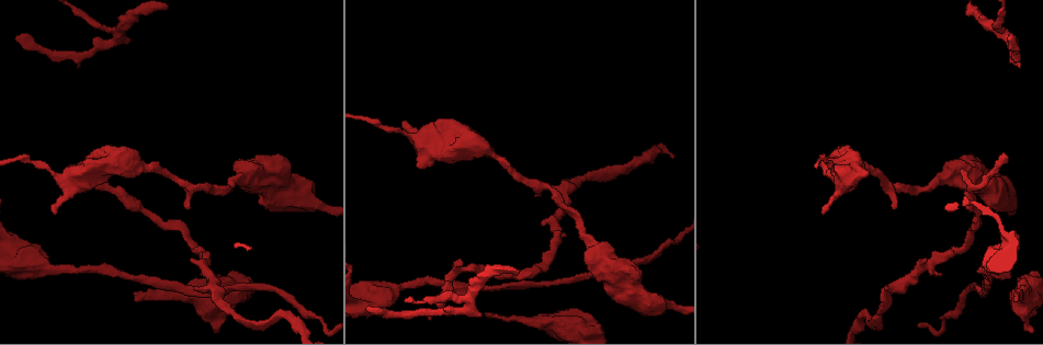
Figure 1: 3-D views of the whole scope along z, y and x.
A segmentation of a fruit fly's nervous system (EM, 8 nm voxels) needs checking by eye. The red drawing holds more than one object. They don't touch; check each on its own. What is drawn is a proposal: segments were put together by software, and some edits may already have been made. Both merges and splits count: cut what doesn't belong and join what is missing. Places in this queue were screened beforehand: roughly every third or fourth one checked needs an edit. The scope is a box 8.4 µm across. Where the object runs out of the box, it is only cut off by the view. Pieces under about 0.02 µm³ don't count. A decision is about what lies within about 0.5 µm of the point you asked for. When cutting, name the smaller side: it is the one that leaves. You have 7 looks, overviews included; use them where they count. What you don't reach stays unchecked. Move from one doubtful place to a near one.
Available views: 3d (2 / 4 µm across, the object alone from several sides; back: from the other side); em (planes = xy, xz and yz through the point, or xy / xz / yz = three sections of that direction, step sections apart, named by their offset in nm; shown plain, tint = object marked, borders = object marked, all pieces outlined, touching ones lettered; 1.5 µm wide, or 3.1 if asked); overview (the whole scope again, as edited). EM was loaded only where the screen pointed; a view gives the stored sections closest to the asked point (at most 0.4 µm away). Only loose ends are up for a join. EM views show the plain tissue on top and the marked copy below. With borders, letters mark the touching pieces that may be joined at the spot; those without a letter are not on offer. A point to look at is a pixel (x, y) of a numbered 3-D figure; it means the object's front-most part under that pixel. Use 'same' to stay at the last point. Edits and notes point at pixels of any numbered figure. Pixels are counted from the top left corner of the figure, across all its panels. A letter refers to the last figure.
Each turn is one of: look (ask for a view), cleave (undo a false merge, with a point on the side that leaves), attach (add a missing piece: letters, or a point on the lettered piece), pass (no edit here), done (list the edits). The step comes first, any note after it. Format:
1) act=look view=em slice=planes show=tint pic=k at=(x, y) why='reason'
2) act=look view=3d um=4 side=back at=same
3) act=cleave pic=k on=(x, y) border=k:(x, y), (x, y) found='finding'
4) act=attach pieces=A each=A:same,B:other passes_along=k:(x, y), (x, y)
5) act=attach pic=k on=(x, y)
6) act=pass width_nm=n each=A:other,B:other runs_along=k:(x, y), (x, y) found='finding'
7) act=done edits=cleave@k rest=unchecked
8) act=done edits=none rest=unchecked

act=look view=em slice=planes show=borders pic=1 at=(407, 123) why='branch stops here'

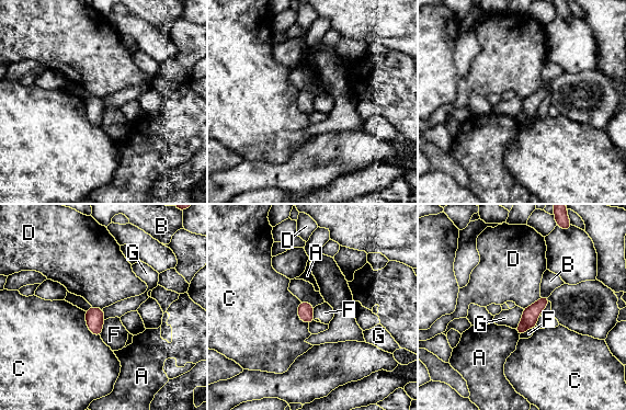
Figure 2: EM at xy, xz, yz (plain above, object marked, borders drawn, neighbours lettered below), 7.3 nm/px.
act=pass each=A:other,B:other,C:other,D:other,F:other,G:other border=2:(523, 309), (521, 321), (515, 329) found='none of them fits'

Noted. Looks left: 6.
act=look view=em slice=planes show=tint pic=1 at=(461, 258) why='branch stops here'

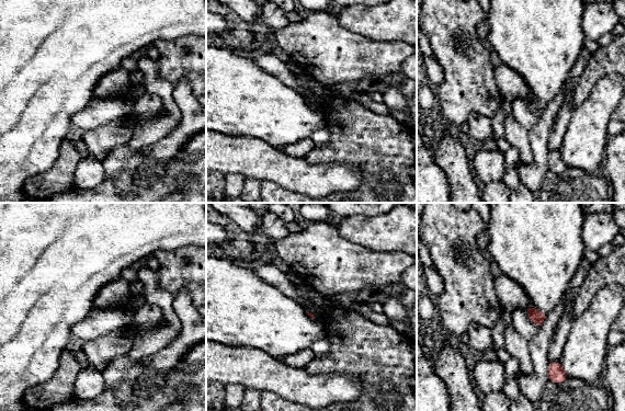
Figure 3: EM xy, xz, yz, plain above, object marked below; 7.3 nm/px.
act=look view=em slice=planes show=borders at=same

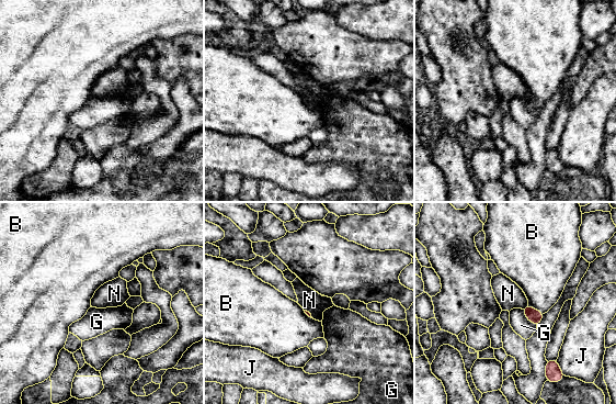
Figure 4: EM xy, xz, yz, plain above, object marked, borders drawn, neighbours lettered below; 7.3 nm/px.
act=pass each=B:other,G:other,J:other,N:other found='no lettered piece goes on from it'

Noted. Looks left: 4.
act=look view=3d um=4 pic=1 at=(16, 39)

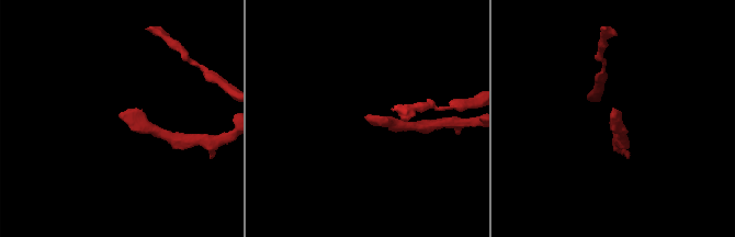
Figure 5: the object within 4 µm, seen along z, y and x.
act=look view=em slice=yz step=8 show=borders pic=5 at=(612, 111) why='need the tissue'

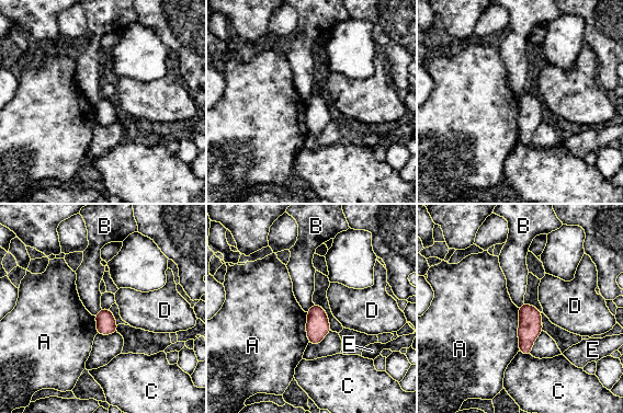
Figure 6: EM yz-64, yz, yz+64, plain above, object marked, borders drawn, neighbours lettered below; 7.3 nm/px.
act=look view=em slice=planes show=borders at=same why='another direction'

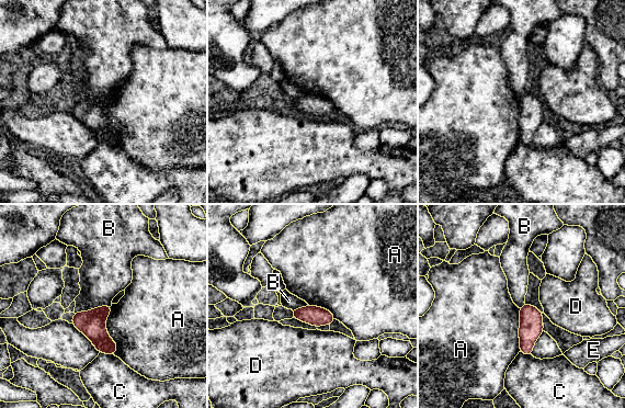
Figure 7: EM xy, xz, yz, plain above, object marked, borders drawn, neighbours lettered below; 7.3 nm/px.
act=pass each=A:other,B:other,C:other,D:other,E:other border=7:(111, 304), (75, 313) found='no lettered piece goes on from it'

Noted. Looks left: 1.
act=done edits=none rest=unchecked

